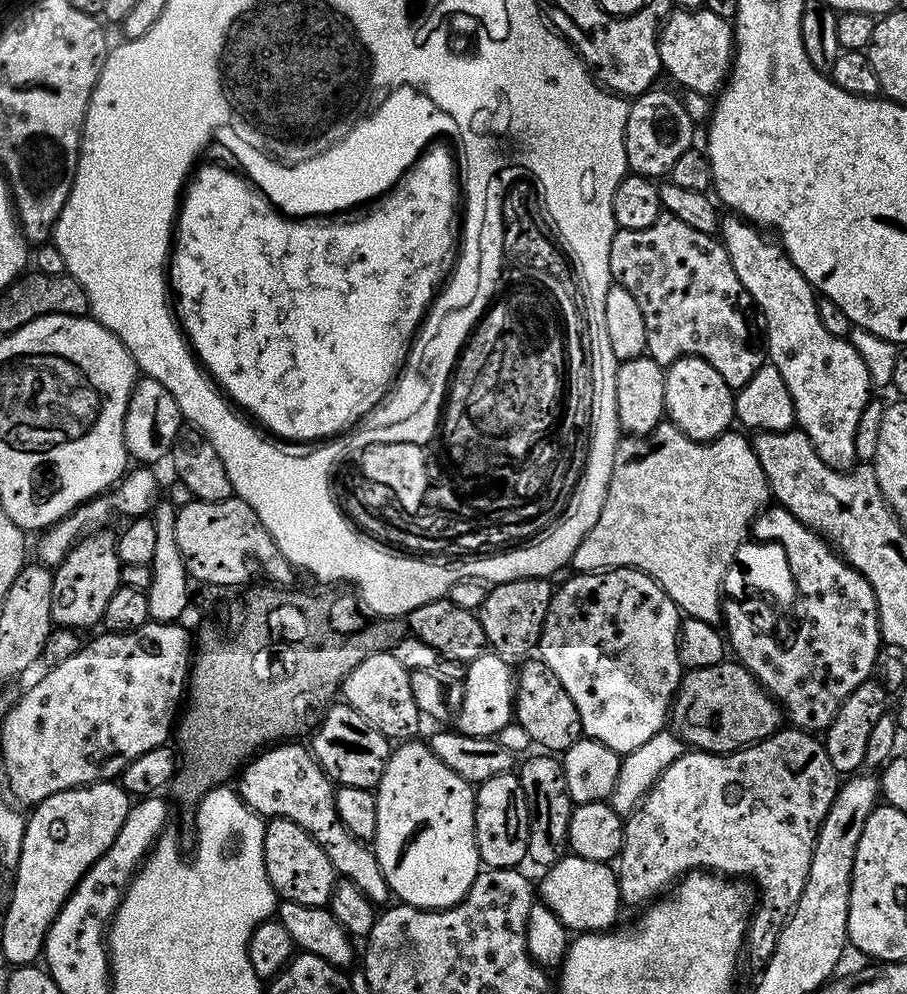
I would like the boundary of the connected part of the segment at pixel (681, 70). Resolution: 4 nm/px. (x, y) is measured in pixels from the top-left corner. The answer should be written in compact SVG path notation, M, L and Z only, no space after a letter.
M706 7L669 11L668 19L660 26L660 66L680 83L681 89L689 88L707 97L719 93L724 81L728 79L733 51L733 25L718 18L718 14Z

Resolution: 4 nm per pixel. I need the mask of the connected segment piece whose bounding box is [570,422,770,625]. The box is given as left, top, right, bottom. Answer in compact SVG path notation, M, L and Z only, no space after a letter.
M661 422L648 436L621 439L614 454L614 474L610 474L602 514L598 514L598 522L574 550L570 564L577 573L638 568L666 590L685 617L719 625L724 575L769 500L768 479L747 435L739 436L736 430L729 430L717 440L705 442L692 440L671 422Z

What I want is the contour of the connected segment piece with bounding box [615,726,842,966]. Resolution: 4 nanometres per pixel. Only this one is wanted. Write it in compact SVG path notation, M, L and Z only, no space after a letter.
M791 726L781 727L780 731L772 736L767 736L766 739L759 740L756 744L749 744L746 748L739 748L736 752L717 754L715 752L685 750L677 760L670 762L670 766L666 766L666 770L662 770L660 777L653 782L652 789L640 799L635 810L627 813L624 820L624 837L618 857L620 868L615 869L616 878L620 881L621 901L625 905L647 905L649 902L655 901L665 890L671 889L672 885L686 872L707 870L723 874L728 878L747 878L758 889L758 899L755 901L752 919L748 925L746 956L749 956L758 966L766 965L771 955L774 954L779 932L791 917L798 898L802 898L802 886L806 886L806 874L810 874L810 858L812 857L812 848L816 845L816 834L834 802L841 783L841 773L834 770L834 762L830 762L830 754L826 754L823 743L813 733Z

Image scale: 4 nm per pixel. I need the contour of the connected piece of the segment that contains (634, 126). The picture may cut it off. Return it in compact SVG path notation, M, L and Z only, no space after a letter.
M661 86L653 87L628 105L624 145L629 173L649 178L667 177L674 162L693 147L692 129L694 123L686 114L682 99Z

